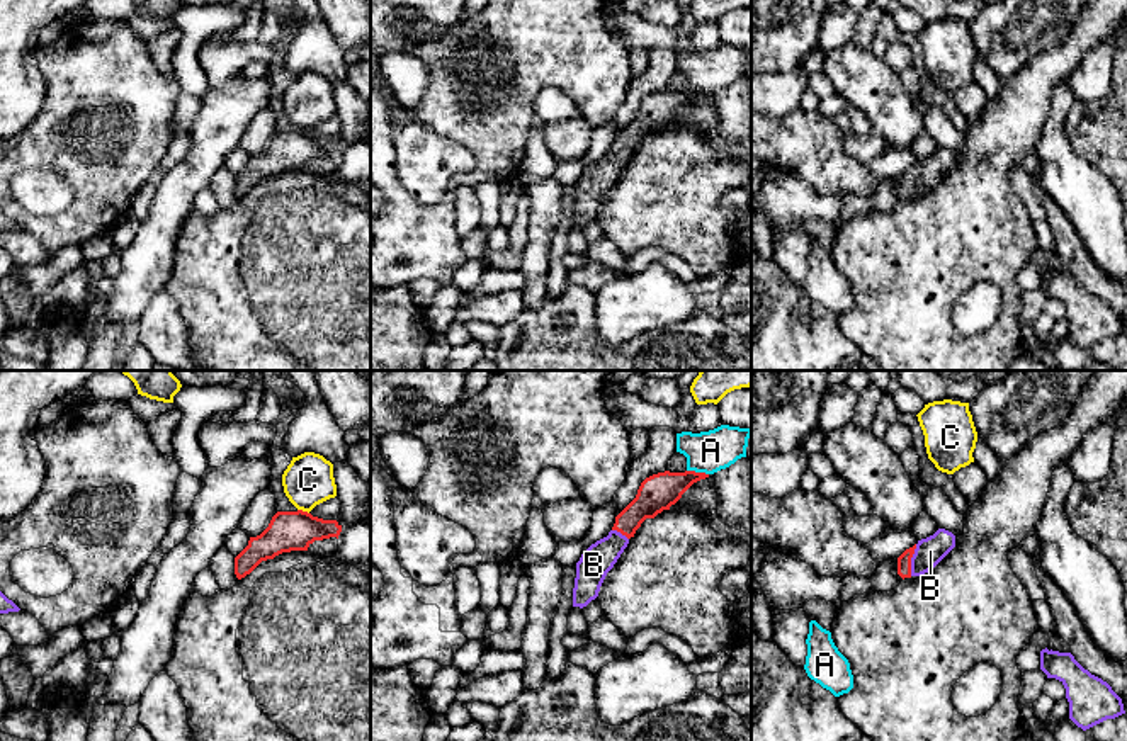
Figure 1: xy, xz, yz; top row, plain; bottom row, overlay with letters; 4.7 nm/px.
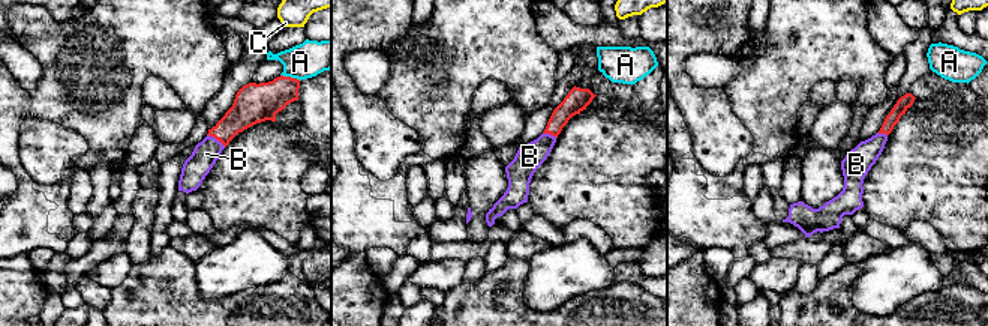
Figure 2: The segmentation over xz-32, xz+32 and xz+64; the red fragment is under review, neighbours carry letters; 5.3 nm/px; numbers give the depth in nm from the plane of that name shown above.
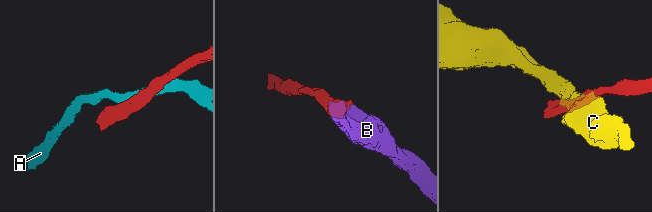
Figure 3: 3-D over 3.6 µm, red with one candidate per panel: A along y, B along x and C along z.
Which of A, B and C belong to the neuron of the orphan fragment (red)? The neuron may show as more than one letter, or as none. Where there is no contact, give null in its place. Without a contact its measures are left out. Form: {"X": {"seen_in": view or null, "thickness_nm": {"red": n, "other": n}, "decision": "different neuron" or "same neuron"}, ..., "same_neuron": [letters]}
{"A": {"seen_in": "xz", "thickness_nm": {"red": 170, "other": 190}, "decision": "different neuron"}, "B": {"seen_in": "yz", "thickness_nm": {"red": 60, "other": 140}, "decision": "same neuron"}, "C": {"seen_in": "xy", "thickness_nm": {"red": 190, "other": 240}, "decision": "different neuron"}, "same_neuron": ["B"]}

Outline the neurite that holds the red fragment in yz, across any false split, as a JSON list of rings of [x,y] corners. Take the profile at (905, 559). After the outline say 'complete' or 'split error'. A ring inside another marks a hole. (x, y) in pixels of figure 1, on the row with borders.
[[[938,529],[933,535],[918,540],[898,557],[898,574],[903,580],[921,576],[932,571],[954,547],[955,535]]]; split error

